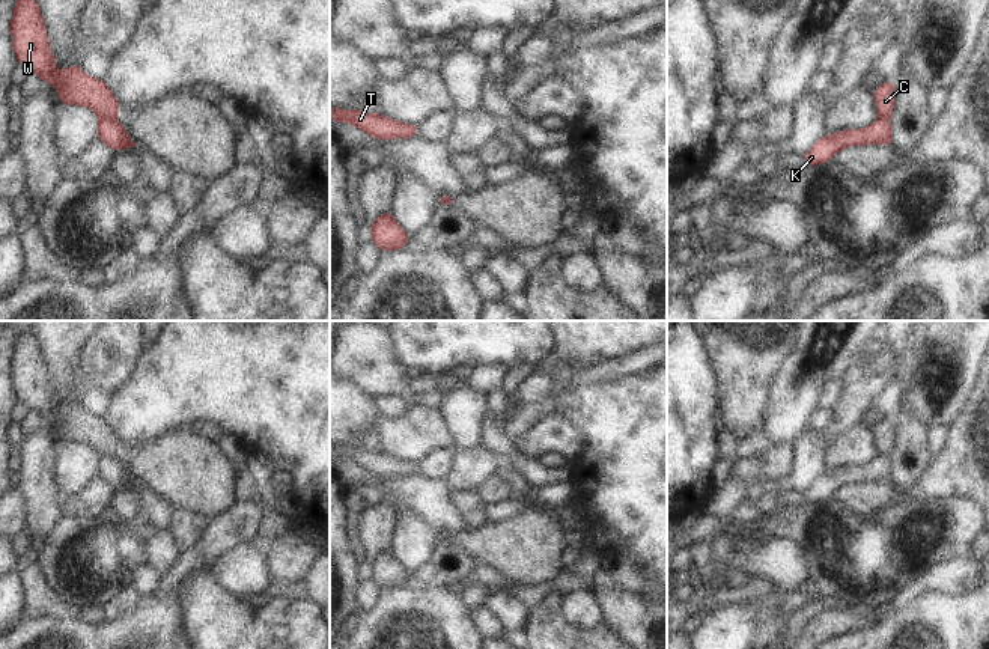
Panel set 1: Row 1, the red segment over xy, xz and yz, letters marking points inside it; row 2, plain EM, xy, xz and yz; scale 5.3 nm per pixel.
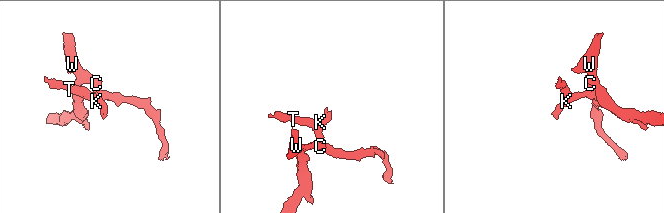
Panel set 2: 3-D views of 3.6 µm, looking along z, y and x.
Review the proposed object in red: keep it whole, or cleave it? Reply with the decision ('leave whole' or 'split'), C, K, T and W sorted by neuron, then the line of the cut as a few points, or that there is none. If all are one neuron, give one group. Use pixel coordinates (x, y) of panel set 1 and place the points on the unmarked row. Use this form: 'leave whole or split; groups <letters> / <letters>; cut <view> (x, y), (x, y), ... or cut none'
split; groups C W / K T; cut xy (101, 455), (115, 458)

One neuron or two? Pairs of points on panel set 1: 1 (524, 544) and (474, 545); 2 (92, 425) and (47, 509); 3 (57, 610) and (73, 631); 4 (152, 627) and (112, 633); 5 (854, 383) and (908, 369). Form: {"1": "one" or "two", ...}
{"1": "one", "2": "two", "3": "two", "4": "one", "5": "two"}

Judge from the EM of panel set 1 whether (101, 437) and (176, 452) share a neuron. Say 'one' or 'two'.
one

